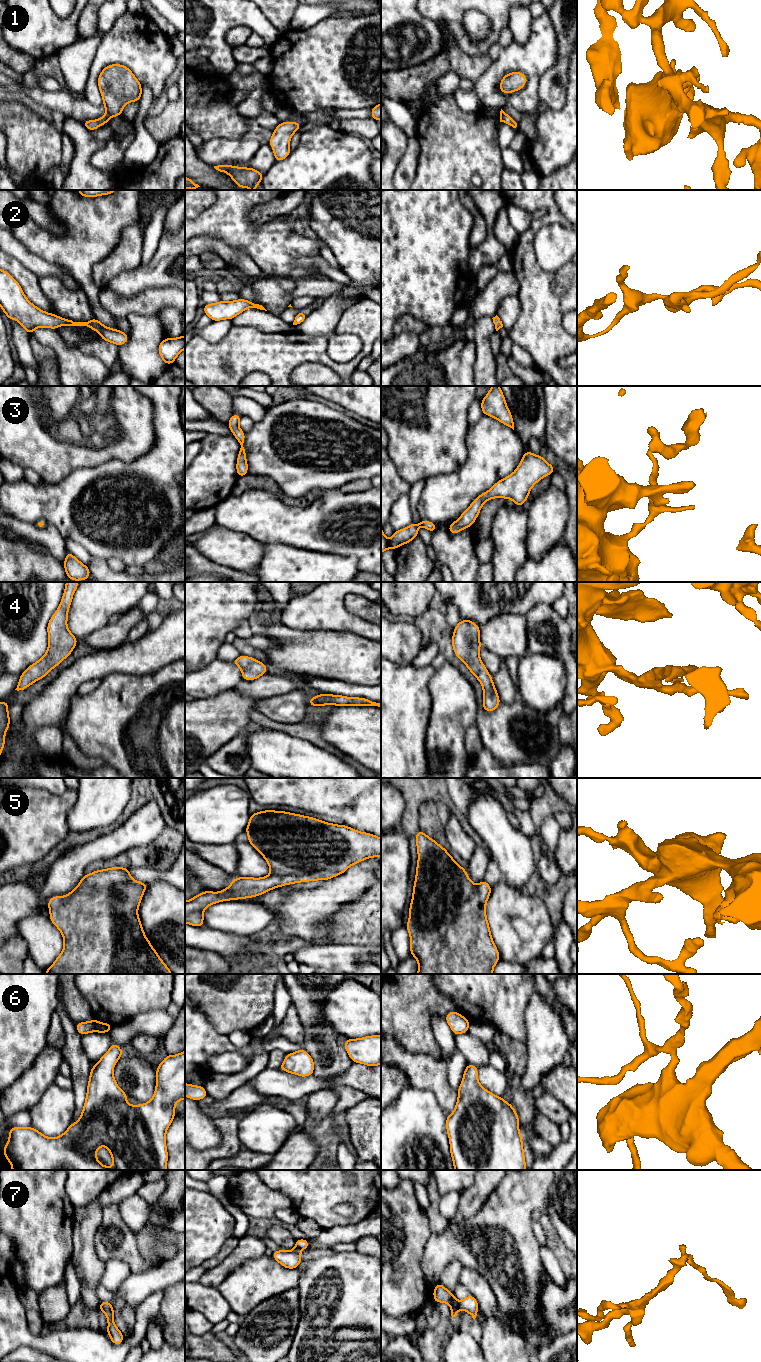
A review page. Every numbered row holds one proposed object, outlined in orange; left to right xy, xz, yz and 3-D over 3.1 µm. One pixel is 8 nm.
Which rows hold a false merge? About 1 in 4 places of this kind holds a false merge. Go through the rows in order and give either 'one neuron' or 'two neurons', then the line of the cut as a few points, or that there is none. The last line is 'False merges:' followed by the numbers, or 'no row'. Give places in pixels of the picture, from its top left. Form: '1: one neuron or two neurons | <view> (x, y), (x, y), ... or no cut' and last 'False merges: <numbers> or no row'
1: one neuron | no cut
2: one neuron | no cut
3: one neuron | no cut
4: one neuron | no cut
5: one neuron | no cut
6: one neuron | no cut
7: two neurons | yz (458, 1302), (459, 1308)
False merges: 7

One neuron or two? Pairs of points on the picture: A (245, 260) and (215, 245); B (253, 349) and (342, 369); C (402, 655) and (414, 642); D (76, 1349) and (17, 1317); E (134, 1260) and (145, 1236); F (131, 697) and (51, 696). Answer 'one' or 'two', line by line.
A: one
B: one
C: one
D: one
E: two
F: two

